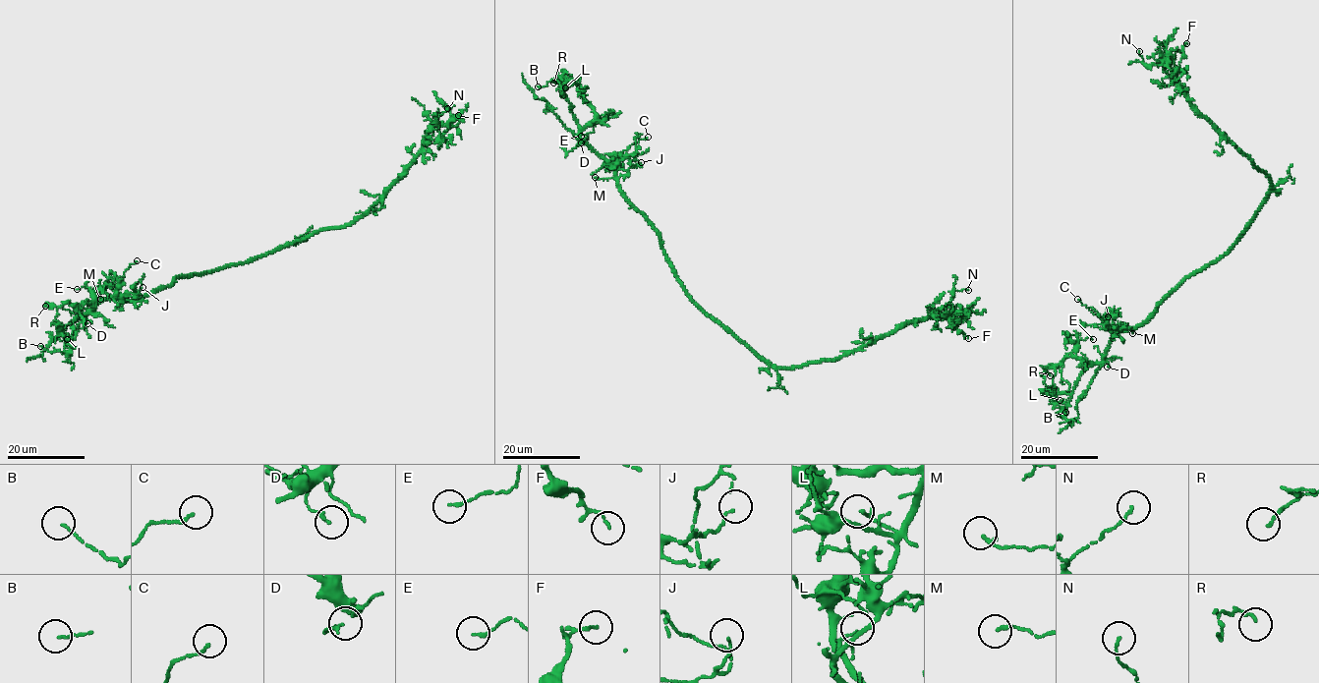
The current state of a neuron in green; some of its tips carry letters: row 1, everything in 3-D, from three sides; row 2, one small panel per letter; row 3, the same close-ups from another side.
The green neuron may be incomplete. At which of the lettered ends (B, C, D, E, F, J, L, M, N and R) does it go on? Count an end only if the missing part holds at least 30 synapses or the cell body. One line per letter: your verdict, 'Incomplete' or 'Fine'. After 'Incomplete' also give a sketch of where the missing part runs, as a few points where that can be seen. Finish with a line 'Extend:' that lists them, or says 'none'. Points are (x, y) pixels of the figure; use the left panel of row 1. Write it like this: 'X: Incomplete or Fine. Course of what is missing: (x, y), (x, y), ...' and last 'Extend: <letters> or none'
B: Fine
C: Fine
D: Fine
E: Fine
F: Fine
J: Fine
L: Fine
M: Fine
N: Fine
R: Fine
Extend: none

